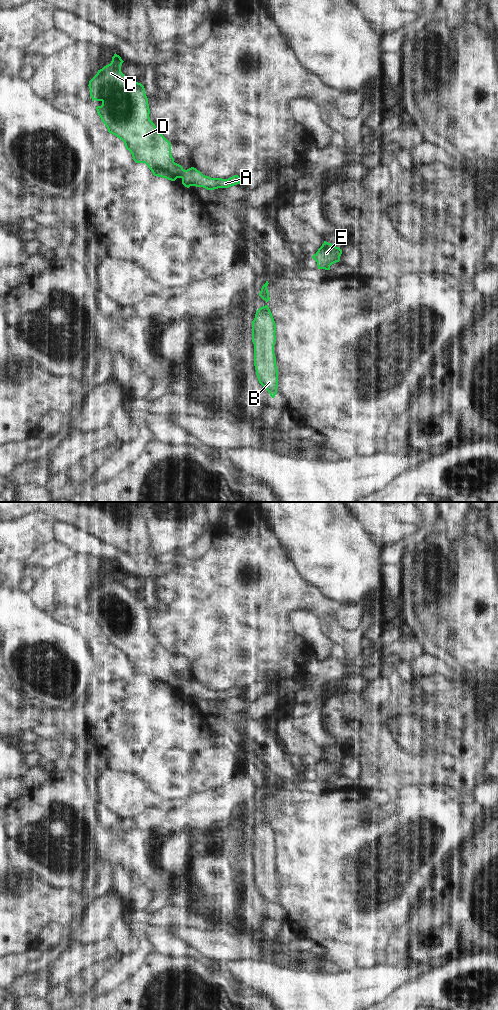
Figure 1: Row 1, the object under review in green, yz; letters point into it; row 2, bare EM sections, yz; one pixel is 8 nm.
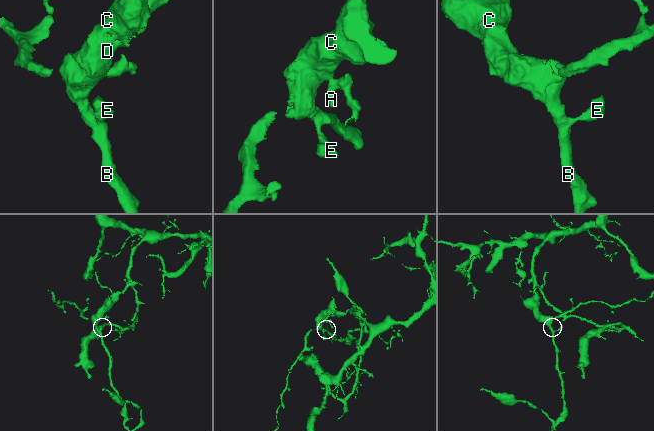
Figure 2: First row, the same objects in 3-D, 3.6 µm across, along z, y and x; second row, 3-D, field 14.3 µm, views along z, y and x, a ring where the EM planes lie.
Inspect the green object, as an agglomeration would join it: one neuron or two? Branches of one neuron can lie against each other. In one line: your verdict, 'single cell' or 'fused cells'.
fused cells

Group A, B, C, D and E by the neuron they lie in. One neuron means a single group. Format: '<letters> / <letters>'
A / B C D E

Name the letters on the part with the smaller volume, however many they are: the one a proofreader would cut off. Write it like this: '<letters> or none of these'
A.

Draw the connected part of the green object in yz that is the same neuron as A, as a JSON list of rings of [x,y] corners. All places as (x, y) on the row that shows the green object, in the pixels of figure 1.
[[[191,167],[184,171],[182,177],[182,184],[189,188],[190,186],[203,187],[207,190],[214,190],[218,188],[229,188],[231,186],[240,184],[241,178],[234,175],[228,179],[211,178],[203,175],[196,168]]]

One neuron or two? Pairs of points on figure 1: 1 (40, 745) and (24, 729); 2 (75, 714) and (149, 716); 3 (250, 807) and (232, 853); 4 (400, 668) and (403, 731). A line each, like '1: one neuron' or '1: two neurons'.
1: two neurons
2: two neurons
3: one neuron
4: two neurons

